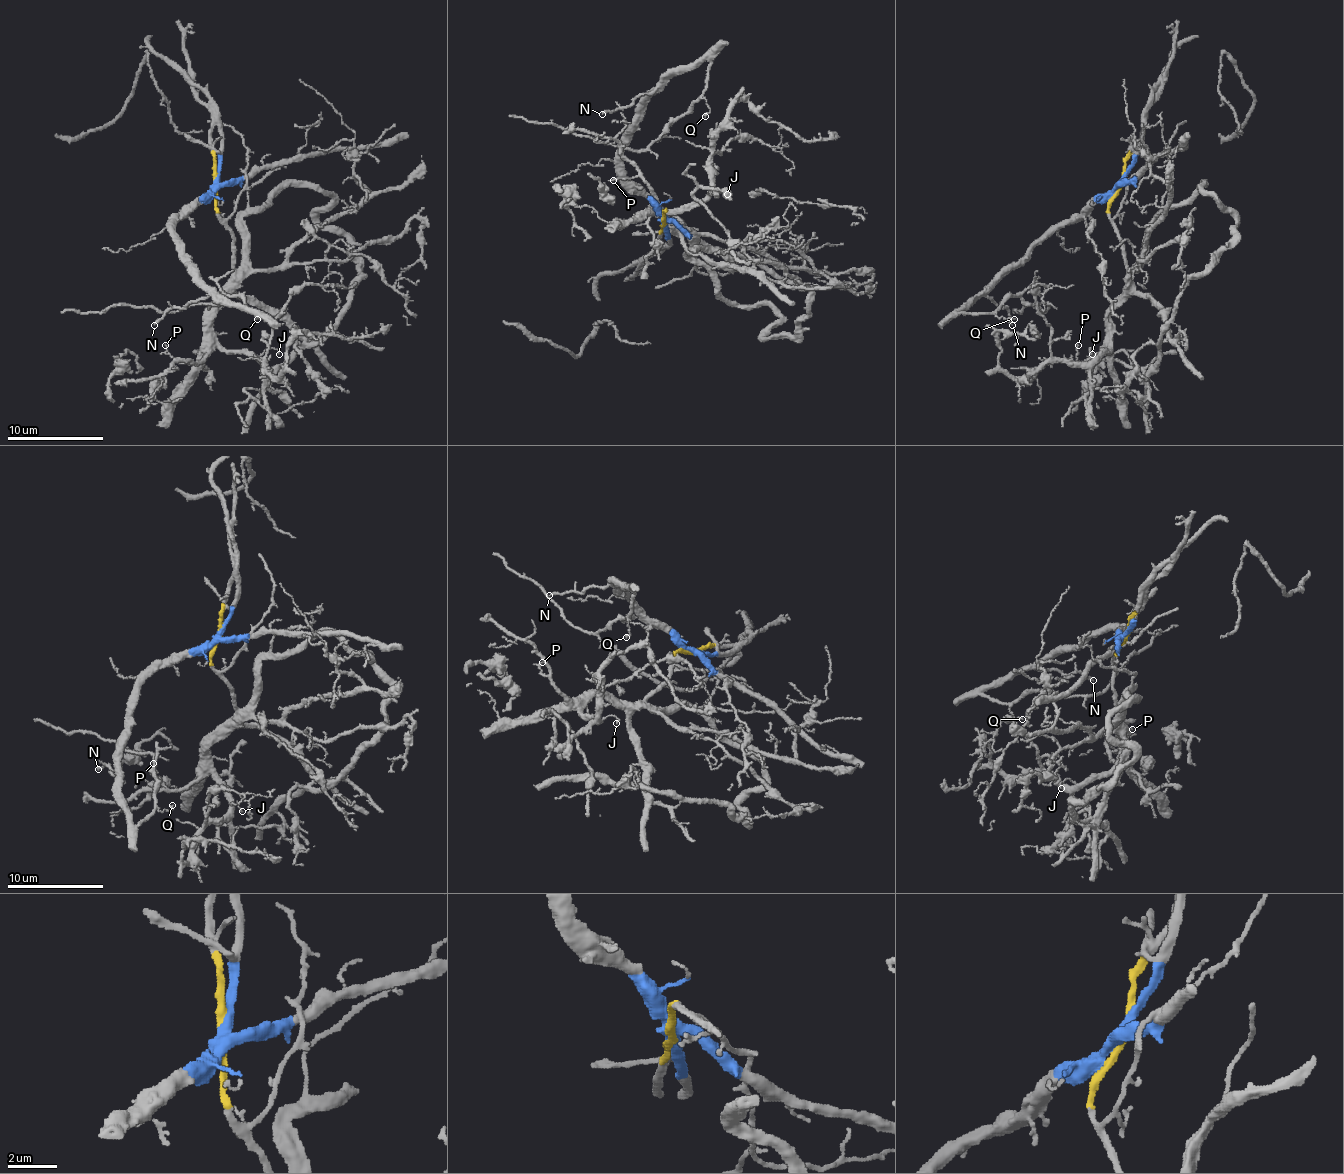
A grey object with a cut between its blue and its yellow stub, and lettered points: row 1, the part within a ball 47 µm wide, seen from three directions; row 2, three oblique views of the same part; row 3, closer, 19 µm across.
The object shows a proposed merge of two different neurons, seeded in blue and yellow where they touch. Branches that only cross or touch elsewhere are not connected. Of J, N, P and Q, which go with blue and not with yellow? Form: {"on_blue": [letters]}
{"on_blue": ["N", "Q"]}

